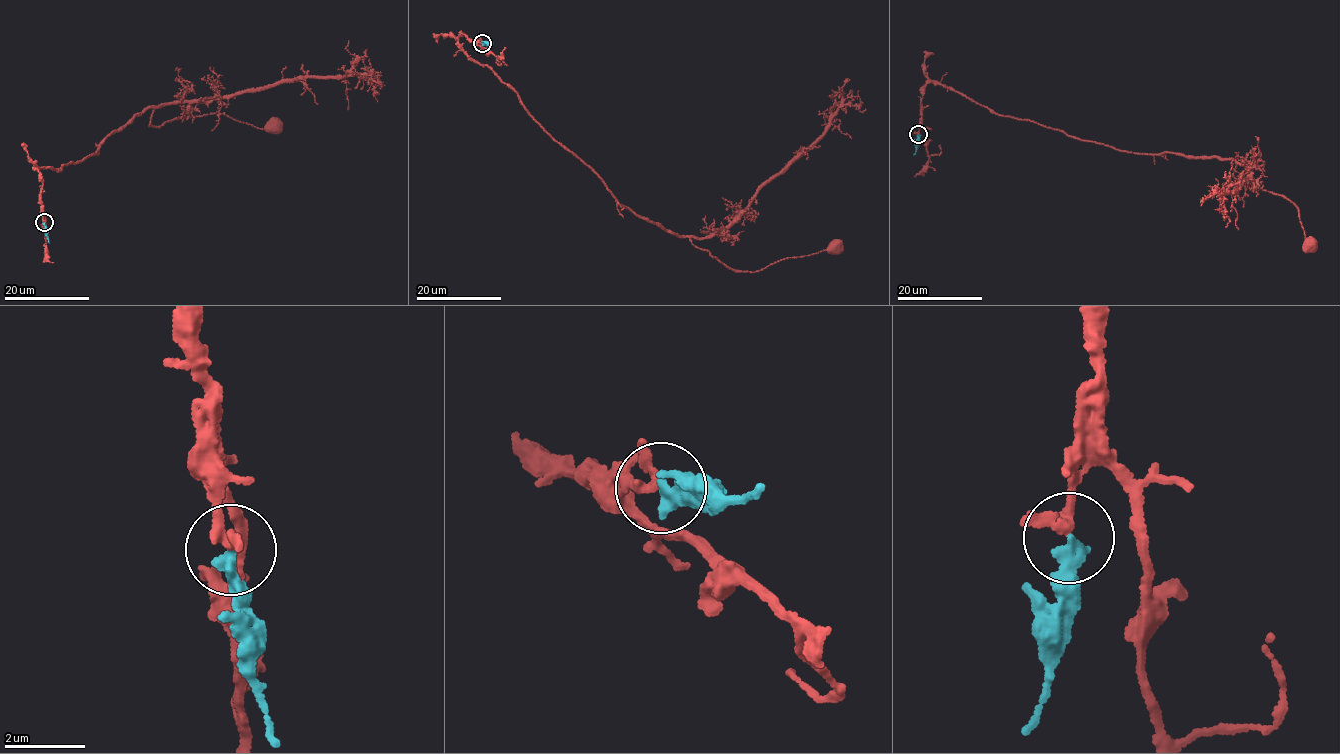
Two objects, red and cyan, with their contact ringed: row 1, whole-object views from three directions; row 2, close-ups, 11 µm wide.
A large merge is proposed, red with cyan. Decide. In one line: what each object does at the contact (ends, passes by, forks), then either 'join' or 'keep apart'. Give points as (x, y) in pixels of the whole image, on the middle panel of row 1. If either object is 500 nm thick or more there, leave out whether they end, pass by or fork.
red passes by; cyan ends there; join

